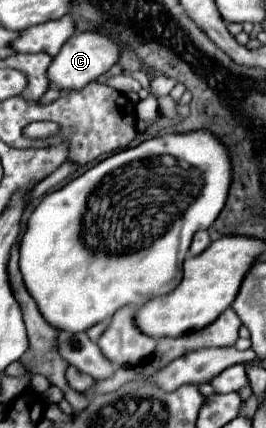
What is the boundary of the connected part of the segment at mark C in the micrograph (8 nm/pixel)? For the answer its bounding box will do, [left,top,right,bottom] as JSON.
[46,31,118,93]

